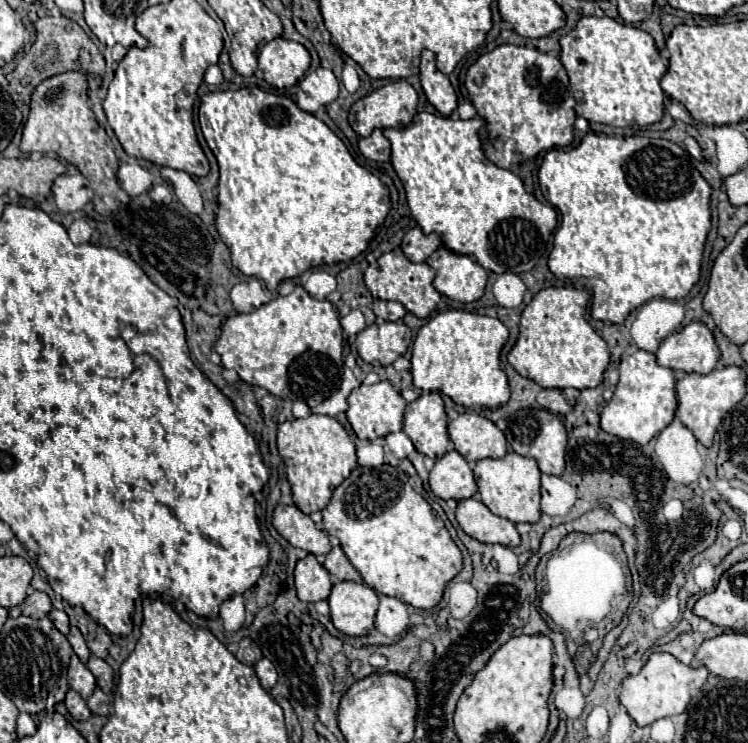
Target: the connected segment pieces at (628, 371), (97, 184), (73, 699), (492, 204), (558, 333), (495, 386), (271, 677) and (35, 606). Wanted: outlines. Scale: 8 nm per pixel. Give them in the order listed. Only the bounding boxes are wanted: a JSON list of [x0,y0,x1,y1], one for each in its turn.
[[601,350,677,444],[21,72,123,212],[65,690,91,722],[383,112,557,274],[509,288,609,388],[413,310,509,408],[255,658,277,690],[21,590,53,620]]

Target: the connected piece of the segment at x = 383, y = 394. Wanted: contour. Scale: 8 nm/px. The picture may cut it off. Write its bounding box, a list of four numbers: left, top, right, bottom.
[347,382,407,440]

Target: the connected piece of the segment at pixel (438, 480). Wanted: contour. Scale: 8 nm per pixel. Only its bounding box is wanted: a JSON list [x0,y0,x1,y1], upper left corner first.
[429,450,477,502]

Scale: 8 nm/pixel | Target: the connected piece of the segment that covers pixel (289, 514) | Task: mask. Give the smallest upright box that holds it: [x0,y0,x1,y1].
[273,504,331,554]

